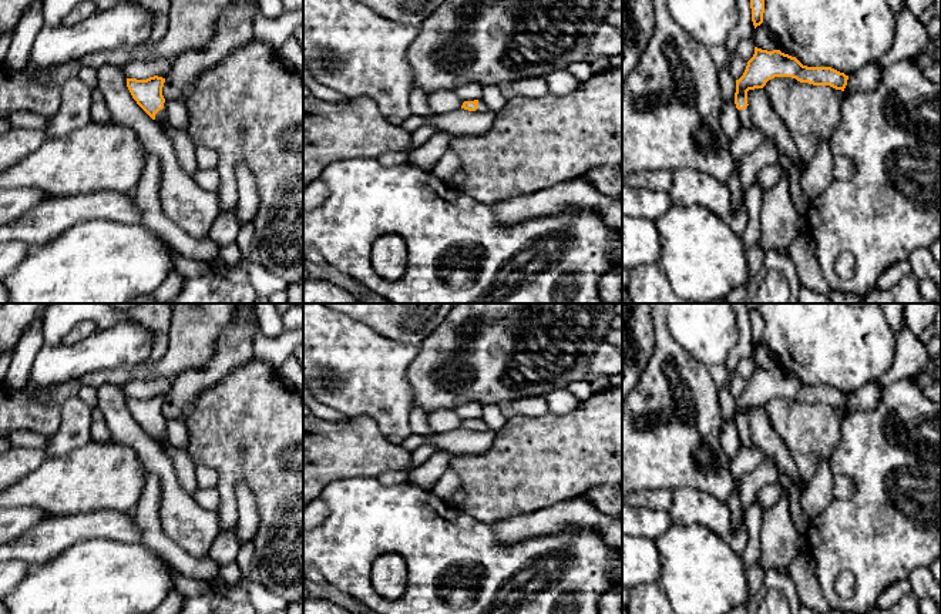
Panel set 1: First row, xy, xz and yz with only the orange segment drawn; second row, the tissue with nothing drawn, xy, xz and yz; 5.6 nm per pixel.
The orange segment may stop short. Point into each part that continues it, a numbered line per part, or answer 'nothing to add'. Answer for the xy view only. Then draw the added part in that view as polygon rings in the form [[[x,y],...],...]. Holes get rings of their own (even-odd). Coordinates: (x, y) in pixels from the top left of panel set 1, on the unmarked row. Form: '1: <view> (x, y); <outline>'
1: xy (161, 436); [[[167,420],[164,422],[164,427],[159,429],[155,433],[155,440],[161,444],[161,443],[167,443],[171,444],[171,442],[168,440],[168,433],[167,433]]]

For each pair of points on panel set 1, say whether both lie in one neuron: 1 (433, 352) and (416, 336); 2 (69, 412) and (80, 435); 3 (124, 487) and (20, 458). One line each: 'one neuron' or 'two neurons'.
1: two neurons
2: one neuron
3: two neurons

